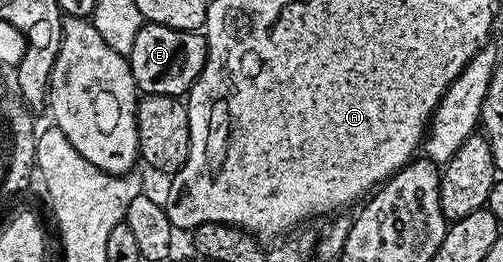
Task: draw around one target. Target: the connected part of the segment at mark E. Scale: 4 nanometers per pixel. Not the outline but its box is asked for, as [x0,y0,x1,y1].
[129,23,207,97]

